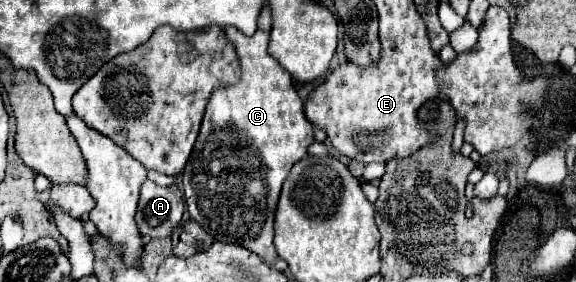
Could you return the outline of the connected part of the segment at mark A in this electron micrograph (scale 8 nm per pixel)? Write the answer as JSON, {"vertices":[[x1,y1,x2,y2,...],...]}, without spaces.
{"vertices":[[150,180,142,184,136,222,142,236,166,238,180,224,184,194,176,186,158,186]]}

